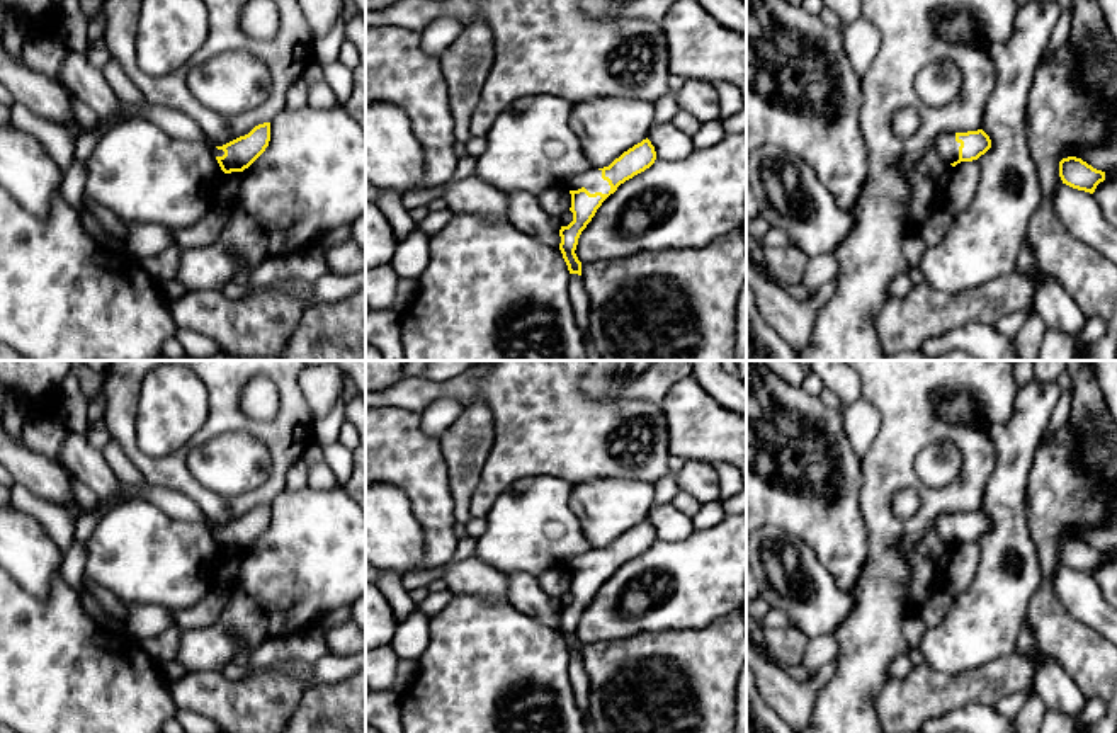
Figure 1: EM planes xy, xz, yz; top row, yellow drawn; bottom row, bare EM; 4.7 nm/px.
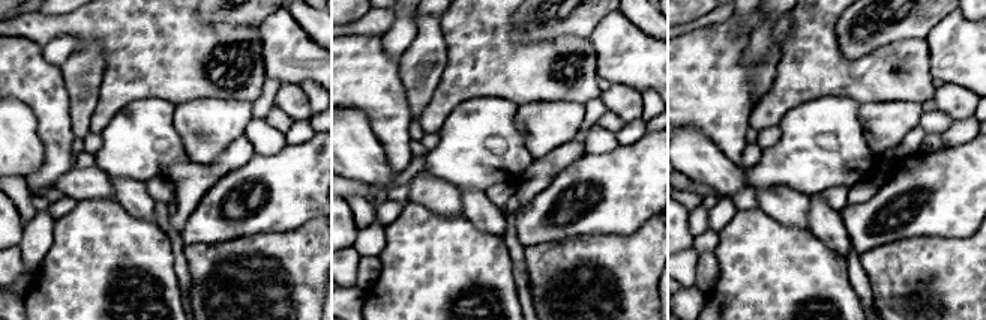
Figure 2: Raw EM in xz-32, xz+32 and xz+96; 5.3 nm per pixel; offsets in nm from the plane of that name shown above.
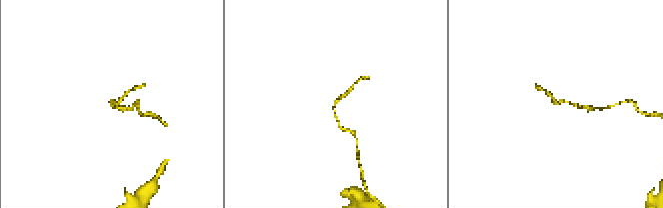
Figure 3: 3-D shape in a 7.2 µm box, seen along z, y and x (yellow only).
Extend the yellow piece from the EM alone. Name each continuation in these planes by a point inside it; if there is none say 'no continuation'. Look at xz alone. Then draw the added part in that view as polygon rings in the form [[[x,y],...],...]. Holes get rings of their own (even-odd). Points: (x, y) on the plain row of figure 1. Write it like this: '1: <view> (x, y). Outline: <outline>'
1: xz (592, 562). Outline: [[[590,549],[583,554],[566,560],[568,571],[578,571],[581,568],[585,568],[590,575],[609,575],[610,571],[609,563],[602,560],[602,551],[598,549]]]

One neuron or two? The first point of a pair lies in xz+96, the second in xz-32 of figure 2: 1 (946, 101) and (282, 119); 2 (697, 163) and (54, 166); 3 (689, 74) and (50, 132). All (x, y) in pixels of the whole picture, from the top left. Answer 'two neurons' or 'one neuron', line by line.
1: two neurons
2: two neurons
3: one neuron

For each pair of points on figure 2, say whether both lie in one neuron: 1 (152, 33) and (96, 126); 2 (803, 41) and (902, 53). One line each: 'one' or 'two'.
1: one
2: one

